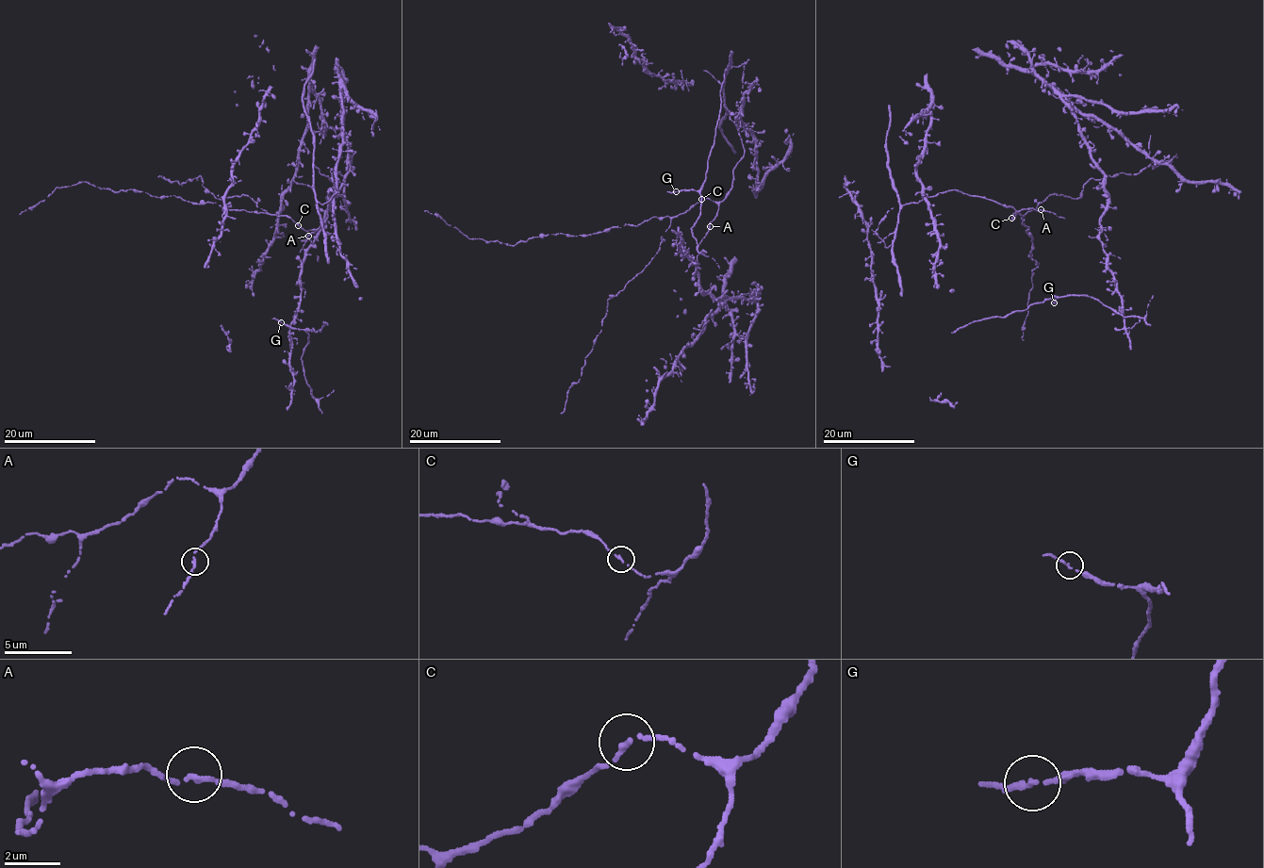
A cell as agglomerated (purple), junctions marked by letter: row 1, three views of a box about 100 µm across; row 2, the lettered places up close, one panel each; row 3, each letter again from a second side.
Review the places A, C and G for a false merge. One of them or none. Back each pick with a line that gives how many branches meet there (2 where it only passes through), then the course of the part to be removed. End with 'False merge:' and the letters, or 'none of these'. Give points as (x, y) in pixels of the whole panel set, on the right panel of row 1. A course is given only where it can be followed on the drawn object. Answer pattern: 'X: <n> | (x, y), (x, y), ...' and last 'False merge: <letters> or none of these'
False merge: none of these

